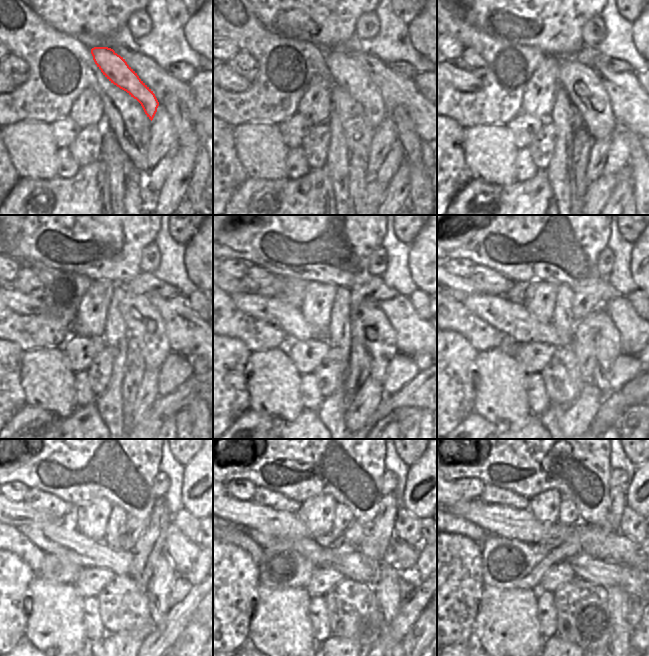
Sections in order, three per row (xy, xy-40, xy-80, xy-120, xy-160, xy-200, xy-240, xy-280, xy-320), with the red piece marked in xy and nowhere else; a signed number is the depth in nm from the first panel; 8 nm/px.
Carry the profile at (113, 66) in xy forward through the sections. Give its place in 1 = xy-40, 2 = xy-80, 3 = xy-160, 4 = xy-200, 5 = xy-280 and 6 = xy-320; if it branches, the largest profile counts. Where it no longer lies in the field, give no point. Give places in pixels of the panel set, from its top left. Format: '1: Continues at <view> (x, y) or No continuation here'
1: Continues at xy-40 (346, 72)
2: Continues at xy-80 (585, 90)
3: Continues at xy-160 (373, 340)
4: Continues at xy-200 (596, 342)
5: Continues at xy-280 (387, 575)
6: Continues at xy-320 (618, 601)

